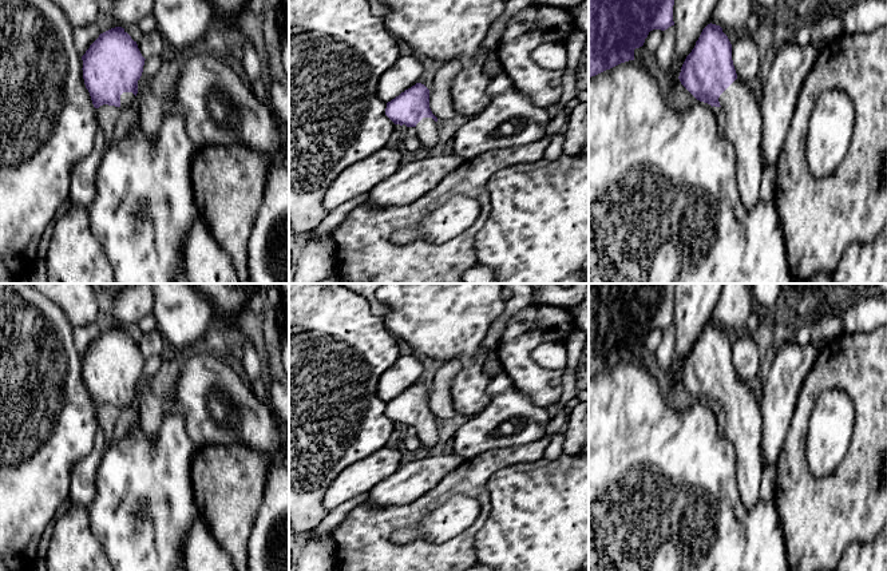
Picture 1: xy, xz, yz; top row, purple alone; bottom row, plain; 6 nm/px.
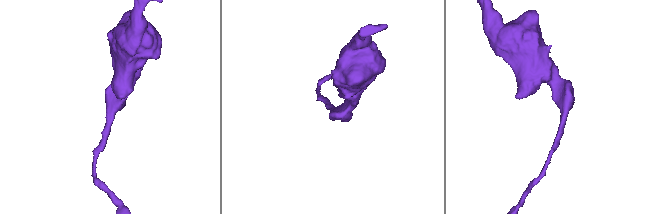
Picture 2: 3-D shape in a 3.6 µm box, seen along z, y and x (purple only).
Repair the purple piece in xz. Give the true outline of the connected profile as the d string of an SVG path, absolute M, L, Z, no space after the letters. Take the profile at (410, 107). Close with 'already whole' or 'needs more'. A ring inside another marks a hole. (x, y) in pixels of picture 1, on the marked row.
M416 83L387 103L385 115L395 124L416 130L417 146L429 150L439 143L437 118L429 108L429 90Z | needs more

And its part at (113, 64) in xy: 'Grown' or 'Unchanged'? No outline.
Grown

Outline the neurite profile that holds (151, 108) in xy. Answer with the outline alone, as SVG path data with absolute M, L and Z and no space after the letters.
M140 76L138 80L136 102L142 130L144 134L155 136L163 120L165 100L151 92L150 78Z

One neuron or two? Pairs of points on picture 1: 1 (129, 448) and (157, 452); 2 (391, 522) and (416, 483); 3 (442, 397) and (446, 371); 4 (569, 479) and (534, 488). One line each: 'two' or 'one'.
1: one
2: two
3: one
4: one

